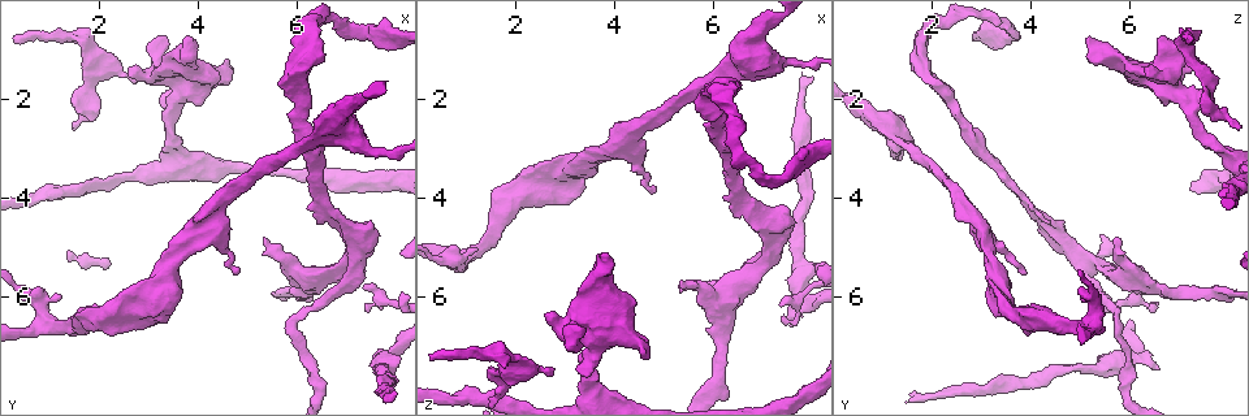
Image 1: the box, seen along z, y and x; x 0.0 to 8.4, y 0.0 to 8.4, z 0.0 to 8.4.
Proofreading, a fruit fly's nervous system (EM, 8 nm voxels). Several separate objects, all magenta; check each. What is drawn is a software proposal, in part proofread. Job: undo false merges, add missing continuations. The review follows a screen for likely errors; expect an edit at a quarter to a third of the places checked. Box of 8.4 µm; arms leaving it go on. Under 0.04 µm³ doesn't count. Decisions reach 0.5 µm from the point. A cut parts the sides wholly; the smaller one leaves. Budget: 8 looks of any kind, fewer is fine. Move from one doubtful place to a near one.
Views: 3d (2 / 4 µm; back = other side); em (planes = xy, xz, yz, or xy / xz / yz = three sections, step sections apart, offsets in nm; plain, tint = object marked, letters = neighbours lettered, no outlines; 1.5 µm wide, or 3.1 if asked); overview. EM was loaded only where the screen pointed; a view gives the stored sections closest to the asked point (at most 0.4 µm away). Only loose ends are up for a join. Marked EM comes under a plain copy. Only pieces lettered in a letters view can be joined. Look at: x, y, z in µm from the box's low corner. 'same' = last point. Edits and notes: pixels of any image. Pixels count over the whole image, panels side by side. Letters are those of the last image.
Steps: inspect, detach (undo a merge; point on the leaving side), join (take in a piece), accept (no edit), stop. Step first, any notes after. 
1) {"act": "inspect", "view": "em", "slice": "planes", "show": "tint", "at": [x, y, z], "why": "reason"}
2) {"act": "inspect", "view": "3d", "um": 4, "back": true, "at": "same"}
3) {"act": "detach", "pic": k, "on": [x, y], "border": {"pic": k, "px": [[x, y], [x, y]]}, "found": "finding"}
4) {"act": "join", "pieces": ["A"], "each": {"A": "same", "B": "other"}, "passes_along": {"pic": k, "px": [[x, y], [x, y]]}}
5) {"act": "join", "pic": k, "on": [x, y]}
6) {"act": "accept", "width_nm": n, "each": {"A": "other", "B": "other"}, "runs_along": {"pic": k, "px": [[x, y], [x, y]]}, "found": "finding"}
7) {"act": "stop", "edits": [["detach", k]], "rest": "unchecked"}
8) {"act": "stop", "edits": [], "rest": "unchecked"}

{"act": "inspect", "view": "3d", "um": 4, "at": [2.80, 1.60, 7.45], "why": "branch stops here"}

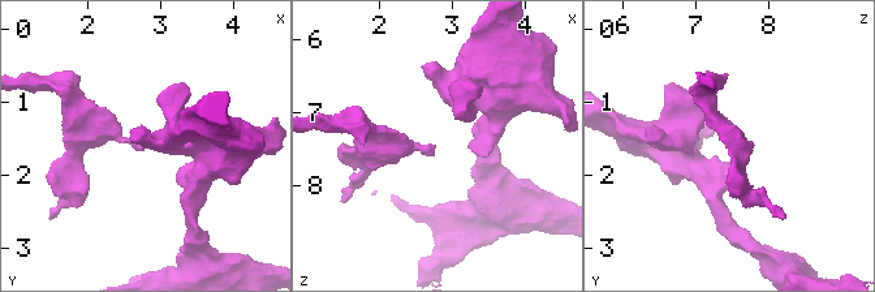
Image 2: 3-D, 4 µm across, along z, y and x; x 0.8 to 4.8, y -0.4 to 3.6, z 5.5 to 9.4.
{"act": "inspect", "view": "em", "slice": "yz", "step": 4, "show": "tint", "at": [2.75, 1.70, 7.45]}

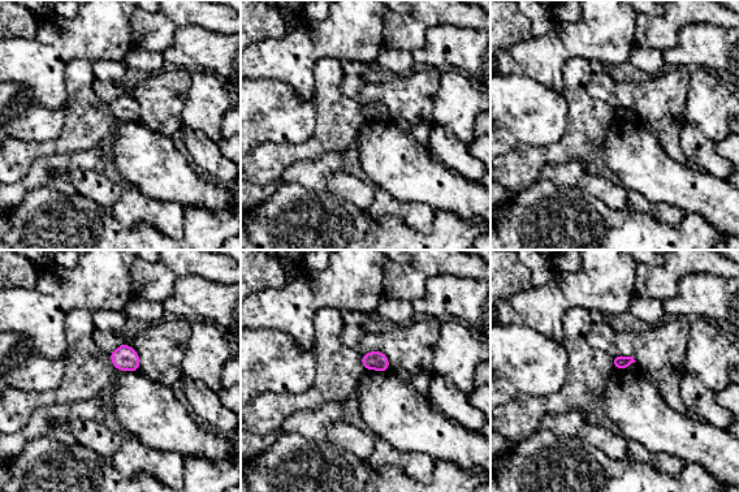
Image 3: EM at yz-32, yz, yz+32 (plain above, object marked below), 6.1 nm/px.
{"act": "inspect", "view": "em", "slice": "yz", "step": 4, "show": "letters", "at": "same"}

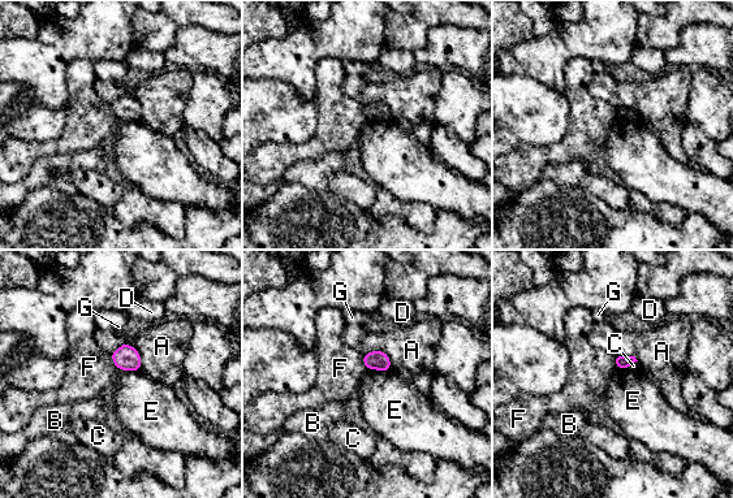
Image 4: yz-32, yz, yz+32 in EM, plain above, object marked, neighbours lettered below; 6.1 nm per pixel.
{"act": "accept", "longest_contact_nm": ["A", 220], "each": {"A": "other", "B": "other", "C": "other", "D": "other", "E": "other", "F": "other", "G": "other"}, "border": {"pic": 4, "px": [[366, 368], [389, 371]]}, "found": "none of them fits"}

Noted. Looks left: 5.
{"act": "inspect", "view": "em", "slice": "planes", "show": "letters", "at": [3.75, 0.75, 5.15], "why": "stops while still wide"}

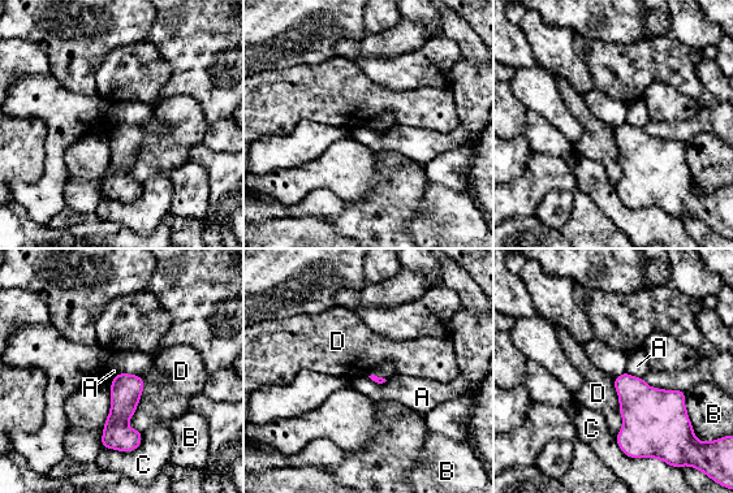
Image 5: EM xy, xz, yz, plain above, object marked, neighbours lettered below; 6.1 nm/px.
{"act": "accept", "each": {"A": "other", "B": "other", "C": "other", "D": "other"}, "found": "none of them fits"}

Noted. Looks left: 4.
{"act": "inspect", "view": "em", "slice": "yz", "step": 8, "show": "letters", "at": [4.80, 5.55, 3.75]}

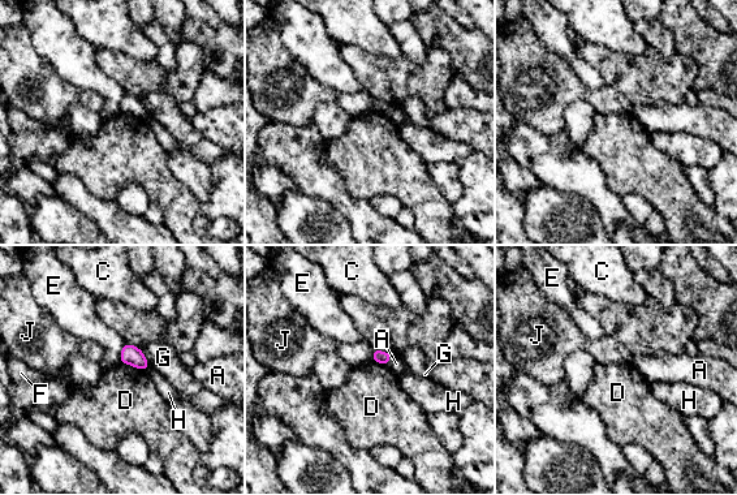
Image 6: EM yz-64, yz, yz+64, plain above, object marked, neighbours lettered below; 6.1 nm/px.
{"act": "accept", "each": {"A": "other", "C": "other", "D": "other", "E": "other", "F": "other", "G": "other", "H": "other", "J": "other"}, "border": {"pic": 6, "px": [[121, 361], [145, 370]]}, "found": "no lettered piece goes on from it"}

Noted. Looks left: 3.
{"act": "stop", "edits": [], "rest": "unchecked"}

